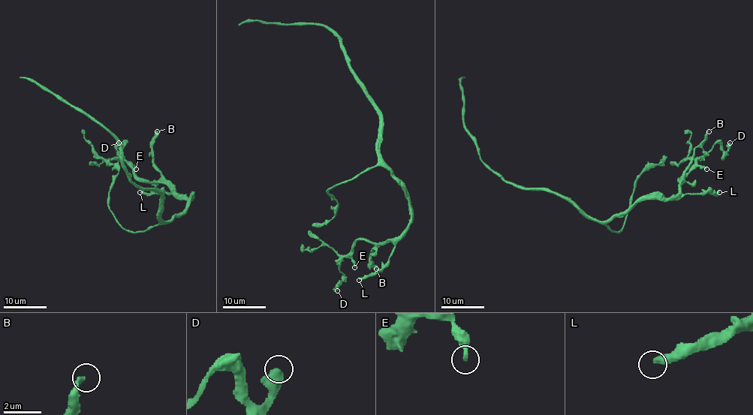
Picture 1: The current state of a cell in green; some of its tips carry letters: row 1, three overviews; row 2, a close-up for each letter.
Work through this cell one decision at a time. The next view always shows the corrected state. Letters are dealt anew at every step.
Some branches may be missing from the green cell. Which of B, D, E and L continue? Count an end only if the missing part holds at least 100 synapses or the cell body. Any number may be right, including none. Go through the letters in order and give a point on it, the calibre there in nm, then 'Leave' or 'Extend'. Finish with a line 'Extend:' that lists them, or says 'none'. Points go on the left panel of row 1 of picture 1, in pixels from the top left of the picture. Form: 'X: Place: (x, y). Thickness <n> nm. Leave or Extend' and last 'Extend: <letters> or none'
B: Place: (157, 131). Thickness 320 nm. Extend
D: Place: (118, 142). Thickness 650 nm. Leave
E: Place: (136, 169). Thickness 320 nm. Leave
L: Place: (140, 192). Thickness 440 nm. Leave
Extend: B

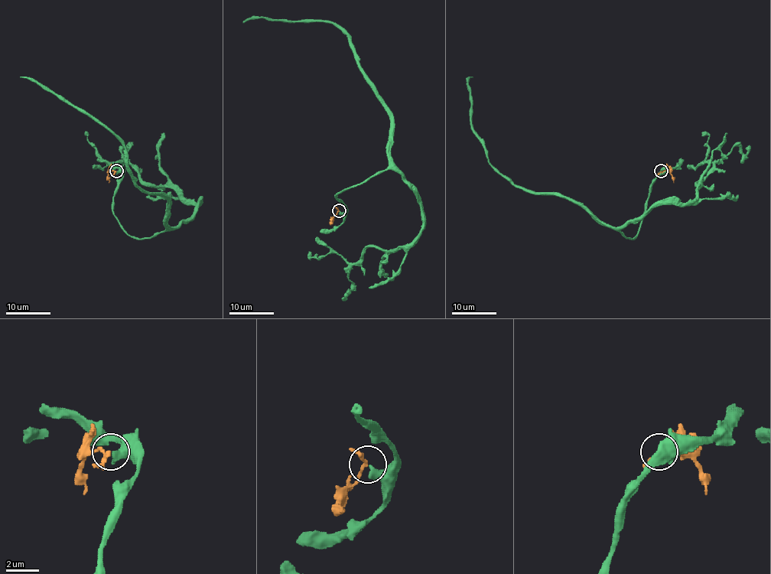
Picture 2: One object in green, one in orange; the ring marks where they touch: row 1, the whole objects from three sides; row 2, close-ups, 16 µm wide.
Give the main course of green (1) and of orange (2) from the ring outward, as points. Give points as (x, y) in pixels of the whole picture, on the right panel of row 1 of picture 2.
1: (662, 171), (632, 238), (572, 200), (523, 190), (489, 161), (474, 132), (473, 77)
2: (662, 171), (669, 174), (674, 182)

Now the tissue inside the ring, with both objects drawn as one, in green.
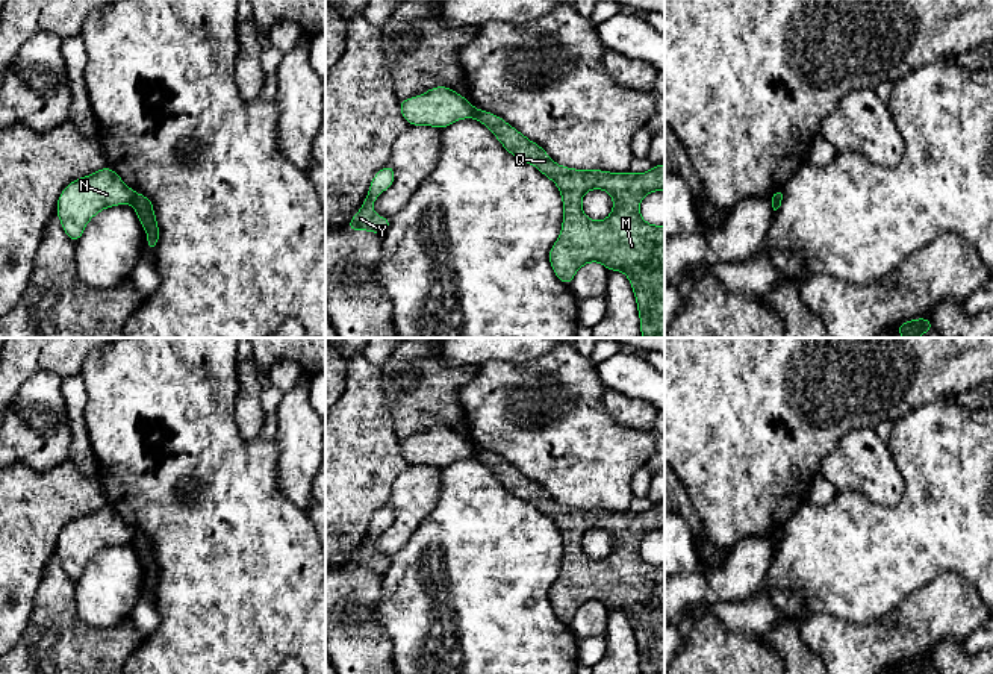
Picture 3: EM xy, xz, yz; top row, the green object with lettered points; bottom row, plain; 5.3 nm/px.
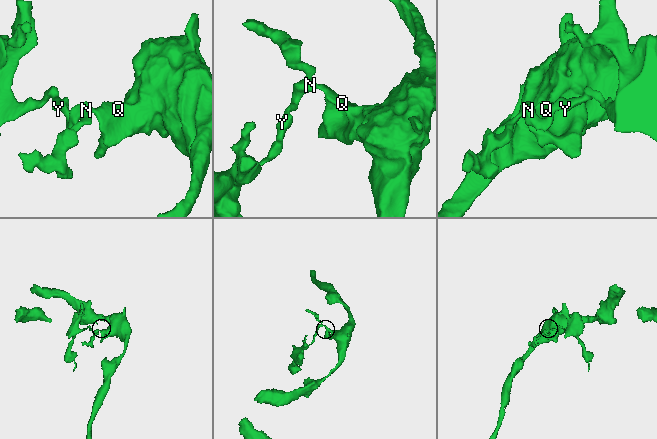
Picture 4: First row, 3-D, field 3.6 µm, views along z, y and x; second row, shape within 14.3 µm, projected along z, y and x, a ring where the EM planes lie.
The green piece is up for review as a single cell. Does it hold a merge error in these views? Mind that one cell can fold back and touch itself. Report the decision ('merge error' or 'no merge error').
merge error

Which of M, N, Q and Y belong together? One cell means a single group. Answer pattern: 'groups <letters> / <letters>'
groups M Q / N Y

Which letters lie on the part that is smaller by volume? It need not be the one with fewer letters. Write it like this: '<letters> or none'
N, Y

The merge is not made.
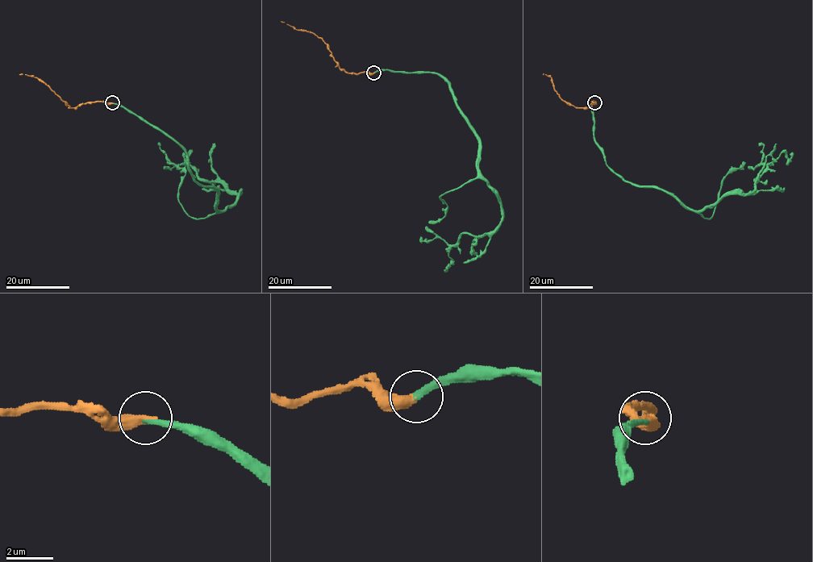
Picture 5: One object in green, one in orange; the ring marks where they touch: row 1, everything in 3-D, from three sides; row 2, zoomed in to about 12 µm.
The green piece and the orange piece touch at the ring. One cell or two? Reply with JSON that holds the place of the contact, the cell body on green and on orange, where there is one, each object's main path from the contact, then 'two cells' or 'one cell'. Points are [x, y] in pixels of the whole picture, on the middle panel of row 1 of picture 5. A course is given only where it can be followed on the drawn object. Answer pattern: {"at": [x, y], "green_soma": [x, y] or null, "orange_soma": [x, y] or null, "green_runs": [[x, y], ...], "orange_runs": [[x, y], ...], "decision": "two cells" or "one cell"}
{"at": [373, 72], "green_soma": null, "orange_soma": null, "green_runs": [[374, 72], [437, 72], [448, 83], [502, 207], [494, 231], [462, 234], [452, 246], [421, 237]], "orange_runs": [[374, 72], [348, 73], [342, 70], [321, 39], [312, 33], [296, 30], [281, 21]], "decision": "one cell"}

